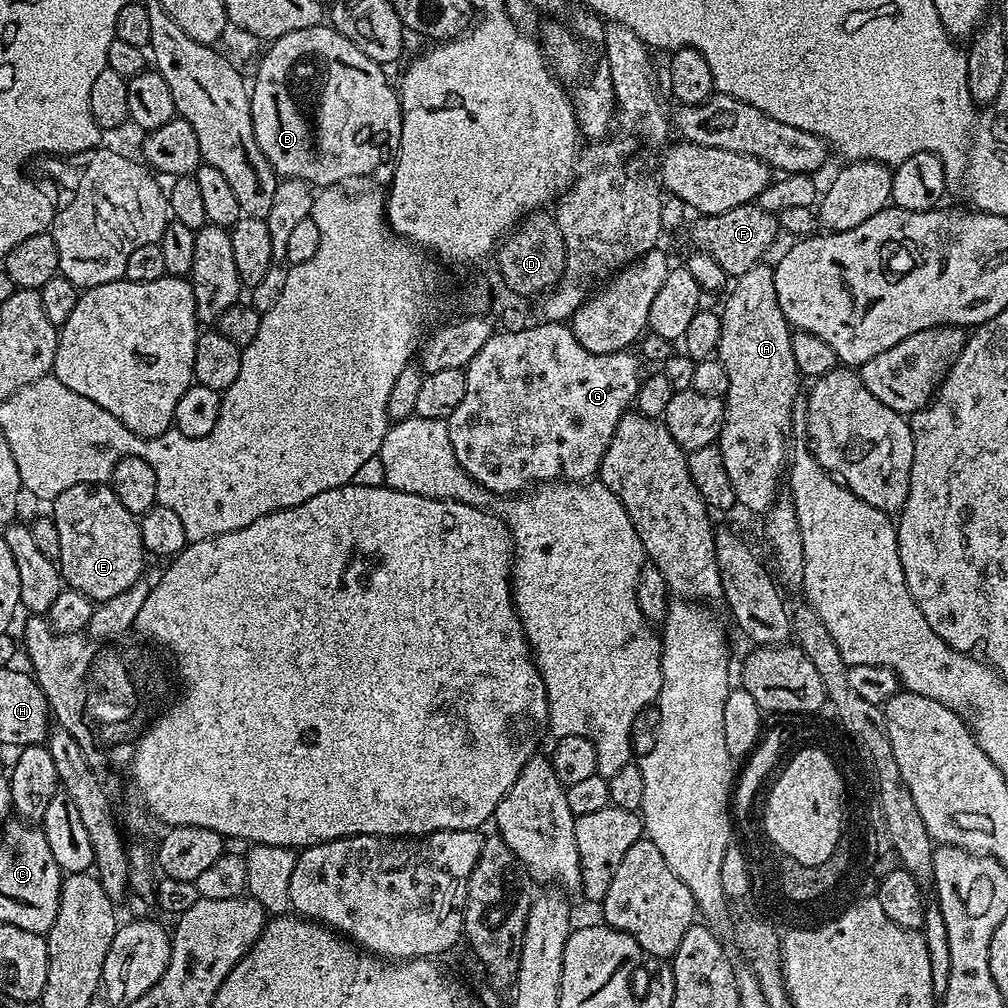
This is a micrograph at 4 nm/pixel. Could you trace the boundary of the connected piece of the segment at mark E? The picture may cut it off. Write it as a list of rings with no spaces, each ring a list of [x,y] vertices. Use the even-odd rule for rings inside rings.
[[[103,483],[75,484],[55,496],[50,507],[52,521],[58,526],[58,538],[62,542],[62,554],[58,561],[60,579],[67,587],[99,602],[106,598],[115,598],[117,594],[122,594],[122,590],[130,590],[130,586],[141,583],[143,576],[140,575],[144,572],[146,553],[140,533],[140,521],[130,510],[126,510],[126,506],[122,506],[122,502],[118,502],[111,487]]]

